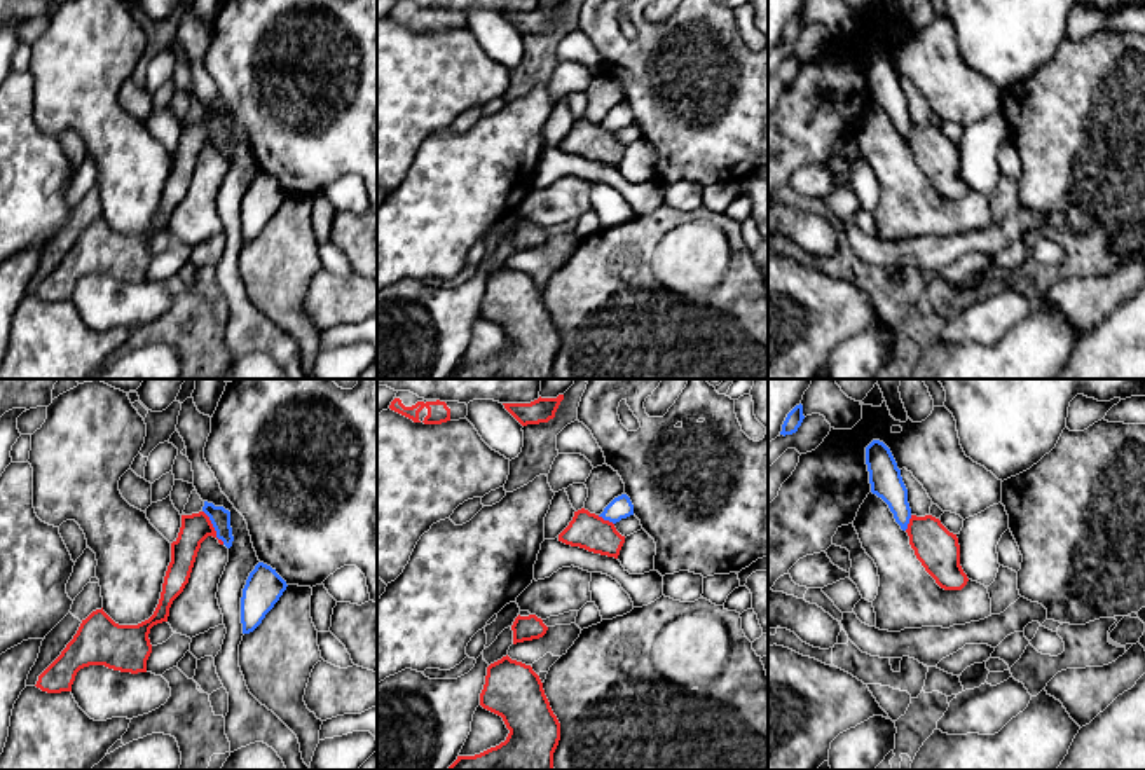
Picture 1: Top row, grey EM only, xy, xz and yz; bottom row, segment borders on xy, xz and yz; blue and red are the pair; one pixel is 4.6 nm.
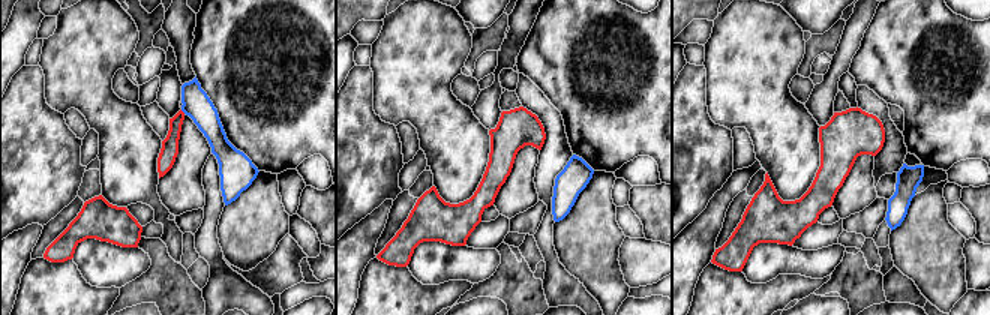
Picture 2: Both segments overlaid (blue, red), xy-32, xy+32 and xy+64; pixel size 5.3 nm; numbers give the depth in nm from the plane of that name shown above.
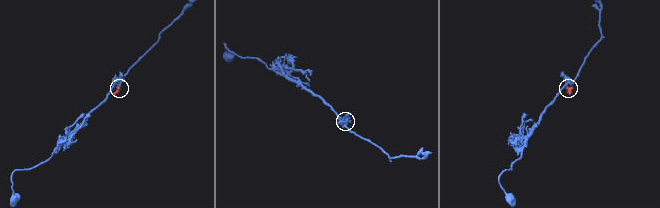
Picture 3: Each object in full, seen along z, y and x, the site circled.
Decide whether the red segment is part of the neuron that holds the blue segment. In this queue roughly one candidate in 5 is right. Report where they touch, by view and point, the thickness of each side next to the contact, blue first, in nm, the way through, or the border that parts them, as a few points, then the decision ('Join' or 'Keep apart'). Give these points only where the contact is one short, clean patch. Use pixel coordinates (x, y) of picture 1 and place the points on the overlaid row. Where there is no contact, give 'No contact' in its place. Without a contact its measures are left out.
Touches blue at xy (213, 526). Thickness 90 nm (blue) against 140 nm. Boundary: xy (203, 510), (215, 535), (224, 543). Keep apart

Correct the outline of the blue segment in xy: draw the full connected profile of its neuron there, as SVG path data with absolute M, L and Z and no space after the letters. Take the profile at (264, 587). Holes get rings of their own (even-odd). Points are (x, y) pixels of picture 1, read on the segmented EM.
M264 562L255 566L241 597L243 634L253 632L262 623L286 587L286 581L271 566Z

